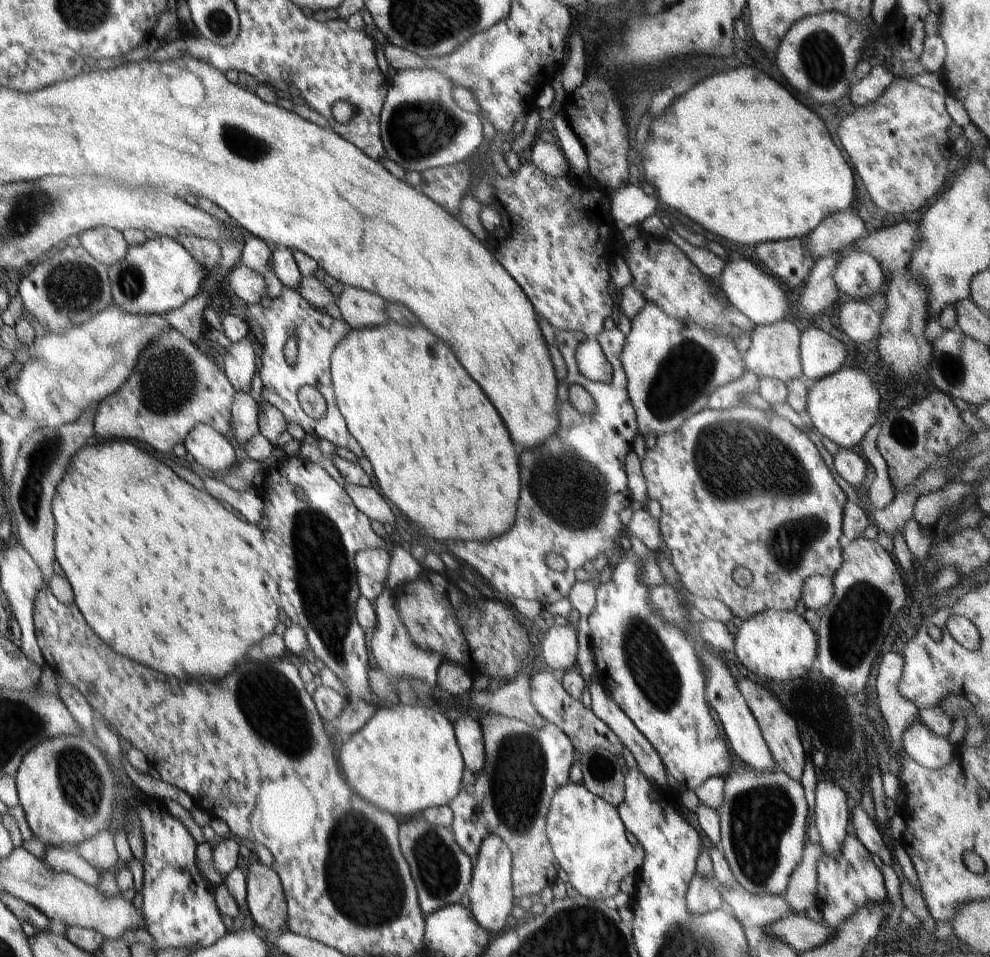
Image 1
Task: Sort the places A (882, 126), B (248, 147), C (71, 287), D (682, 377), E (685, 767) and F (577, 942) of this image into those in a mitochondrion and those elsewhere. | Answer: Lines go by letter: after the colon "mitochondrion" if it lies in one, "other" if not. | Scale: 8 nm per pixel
A: other
B: mitochondrion
C: mitochondrion
D: mitochondrion
E: other
F: mitochondrion

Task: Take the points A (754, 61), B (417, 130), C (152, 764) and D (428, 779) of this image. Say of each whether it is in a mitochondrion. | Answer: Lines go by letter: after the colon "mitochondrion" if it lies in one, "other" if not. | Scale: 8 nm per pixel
A: other
B: mitochondrion
C: other
D: other

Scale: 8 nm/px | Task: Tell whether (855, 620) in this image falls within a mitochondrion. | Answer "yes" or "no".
yes

